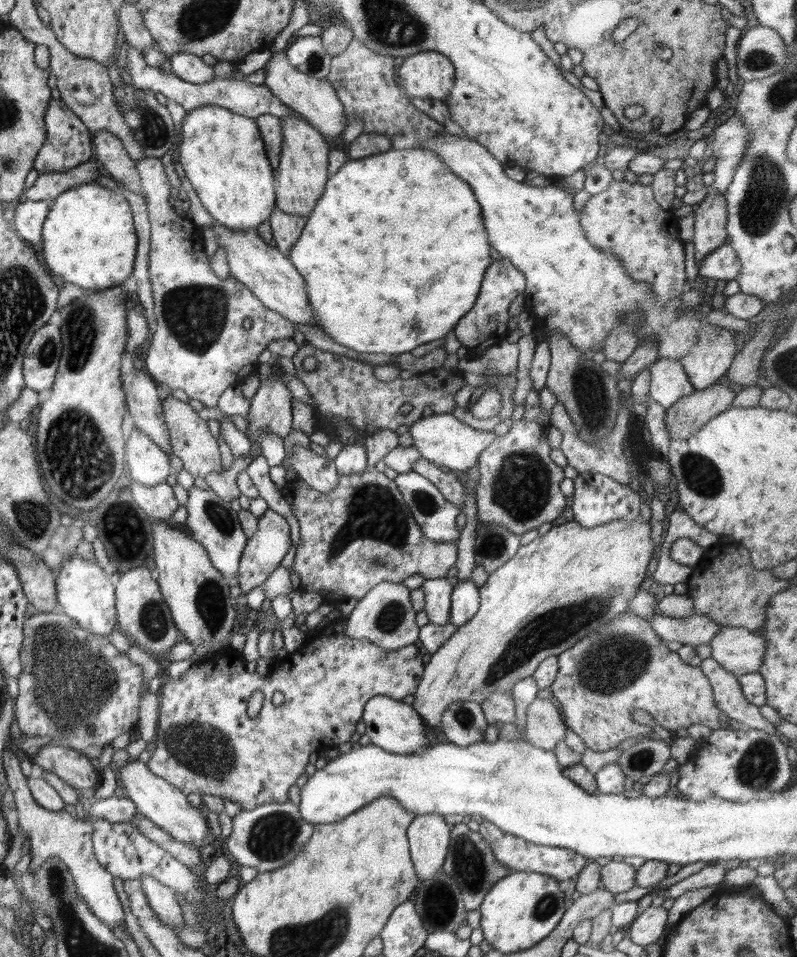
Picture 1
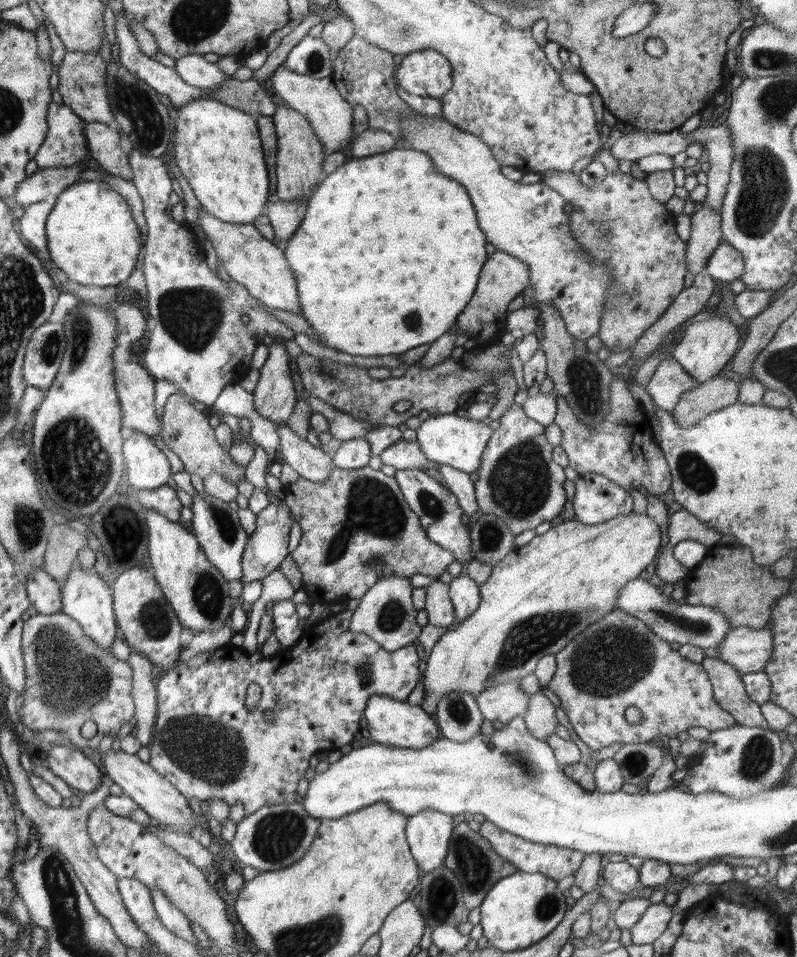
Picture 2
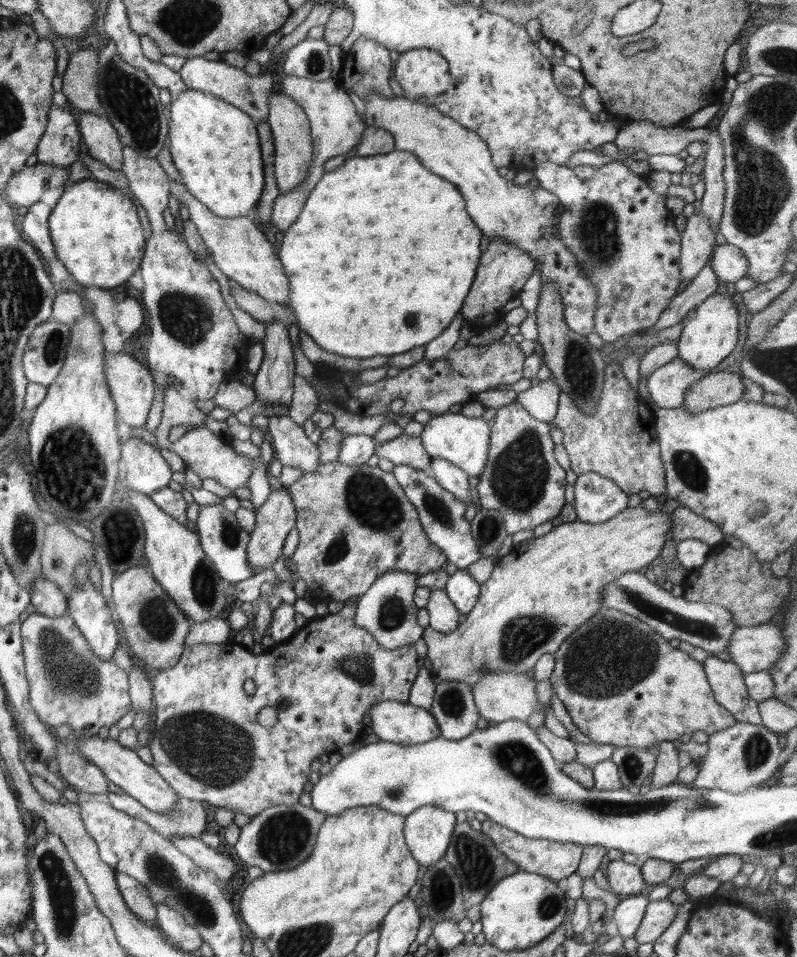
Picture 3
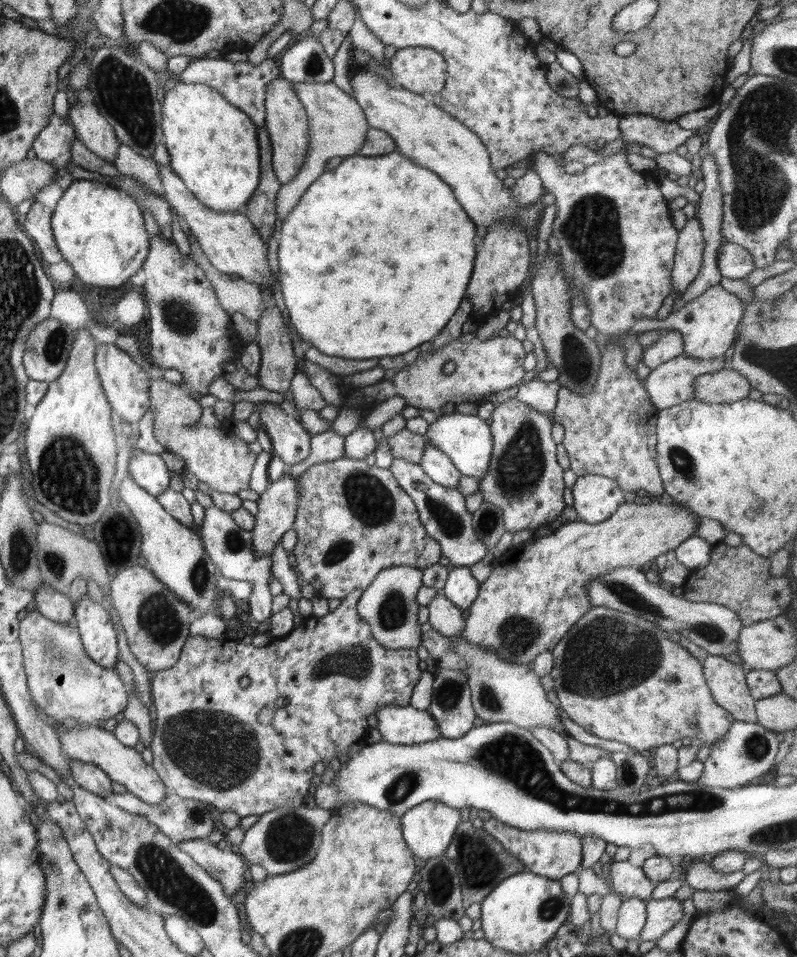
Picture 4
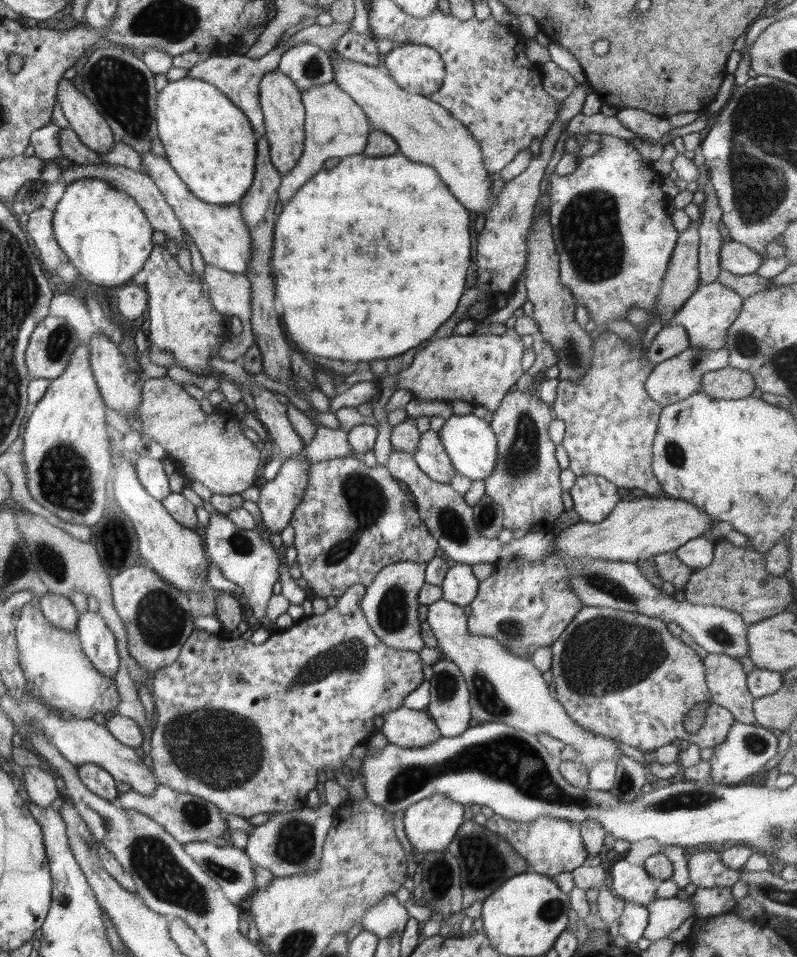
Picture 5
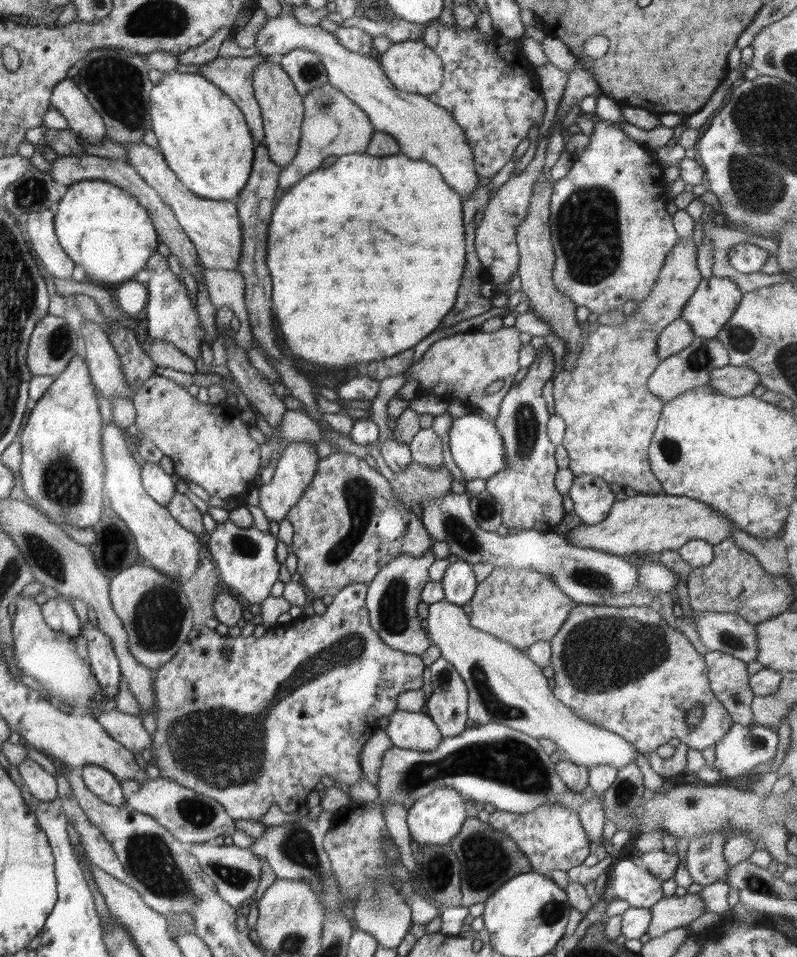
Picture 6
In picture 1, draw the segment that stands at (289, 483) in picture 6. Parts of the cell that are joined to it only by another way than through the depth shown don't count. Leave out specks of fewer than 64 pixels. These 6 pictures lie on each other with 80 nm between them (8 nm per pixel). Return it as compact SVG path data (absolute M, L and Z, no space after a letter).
M270 508L266 509L260 518L257 518L256 533L250 539L247 539L246 547L239 562L237 578L242 590L241 594L244 594L244 596L256 586L263 586L266 579L280 566L291 549L291 528L287 521L286 518Z

